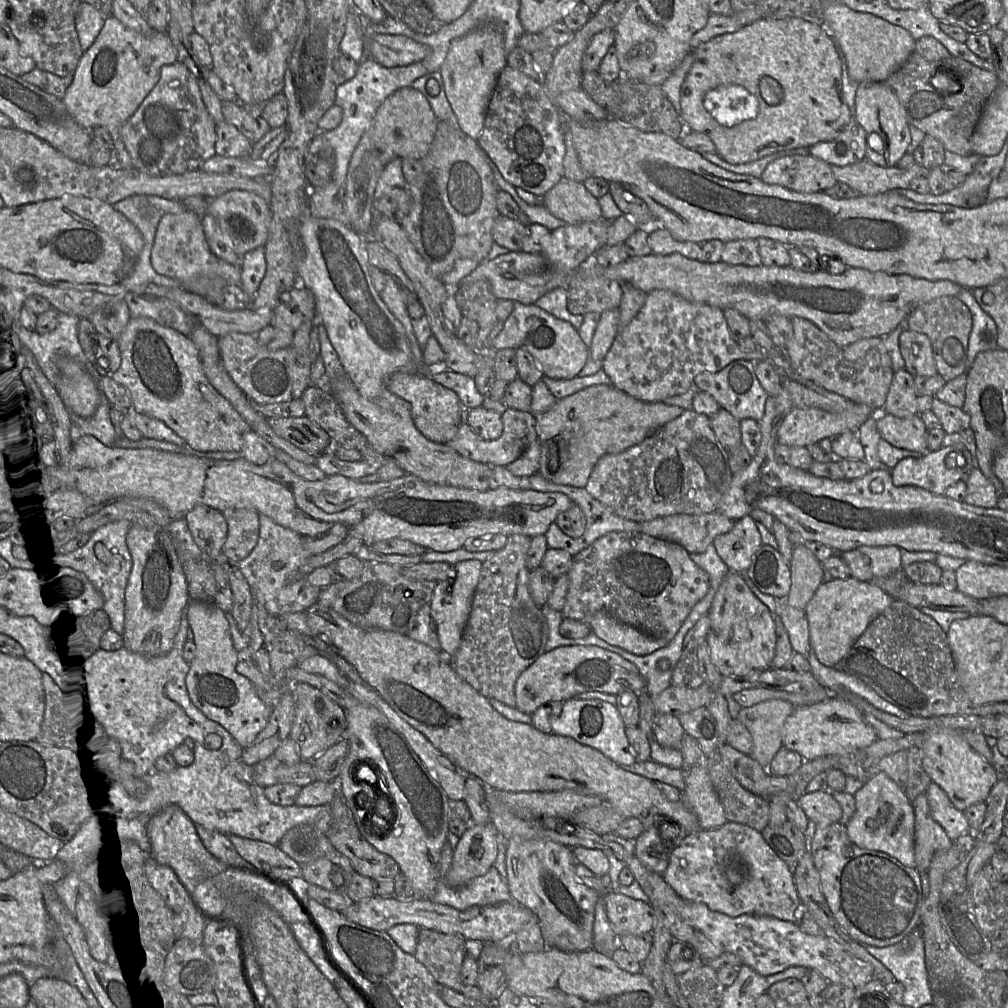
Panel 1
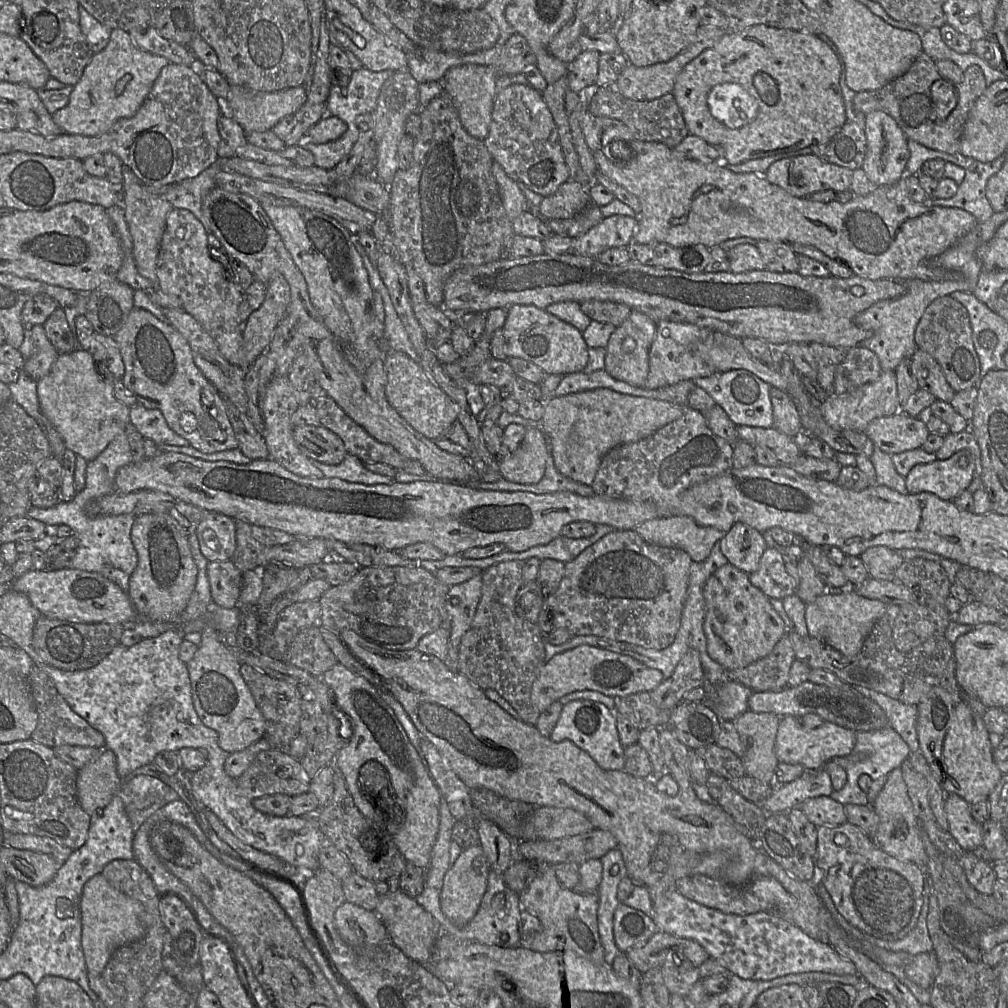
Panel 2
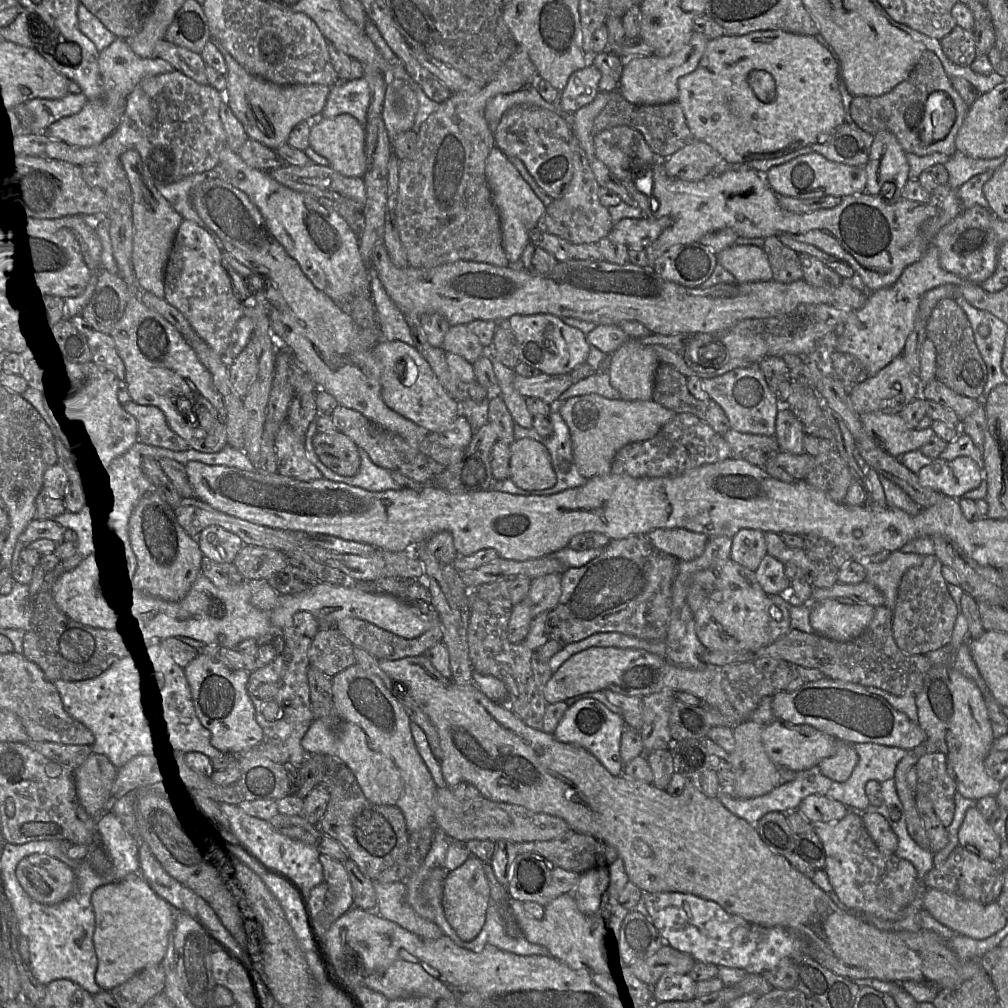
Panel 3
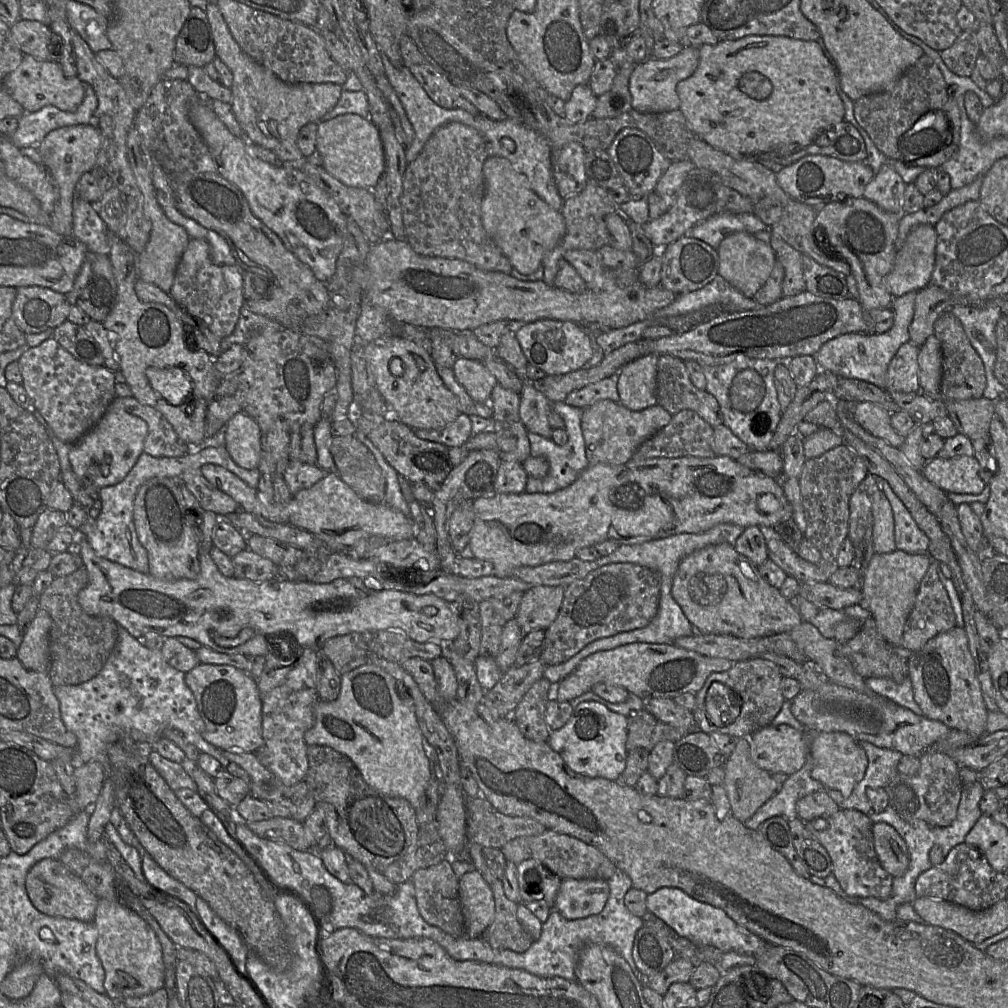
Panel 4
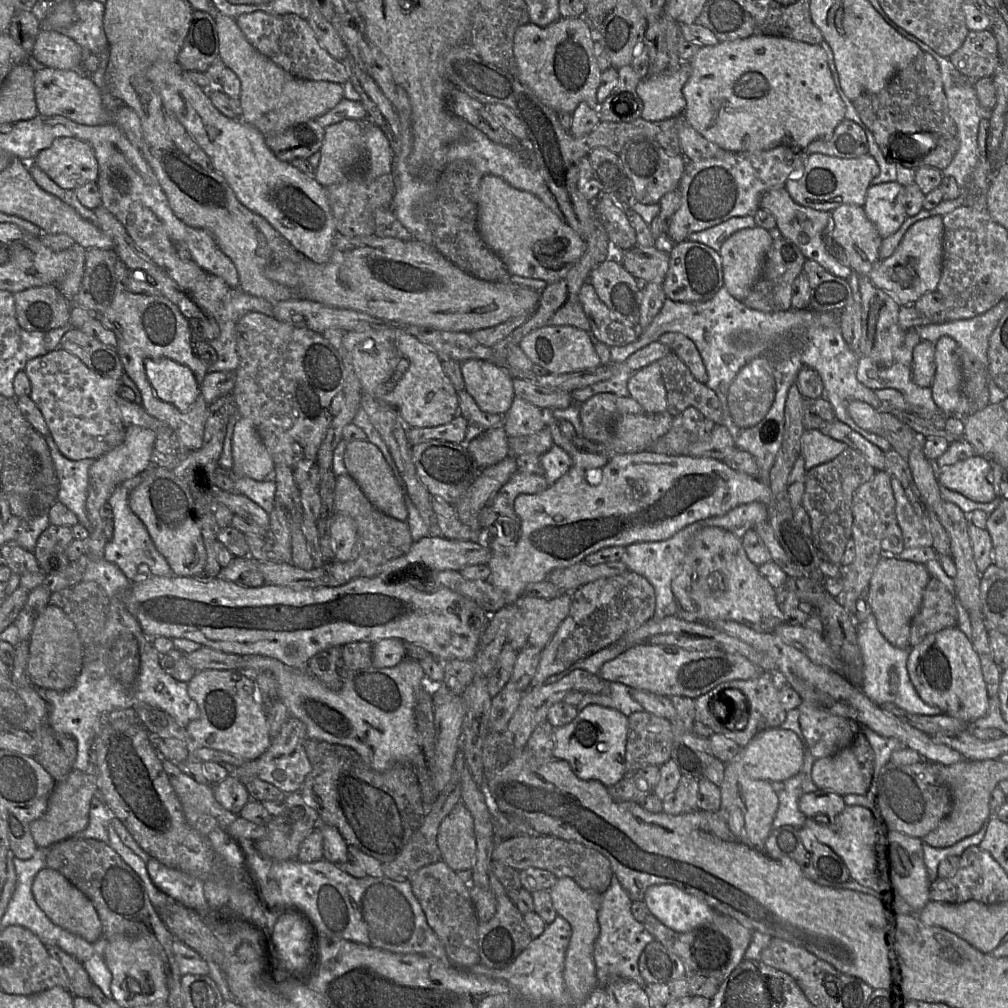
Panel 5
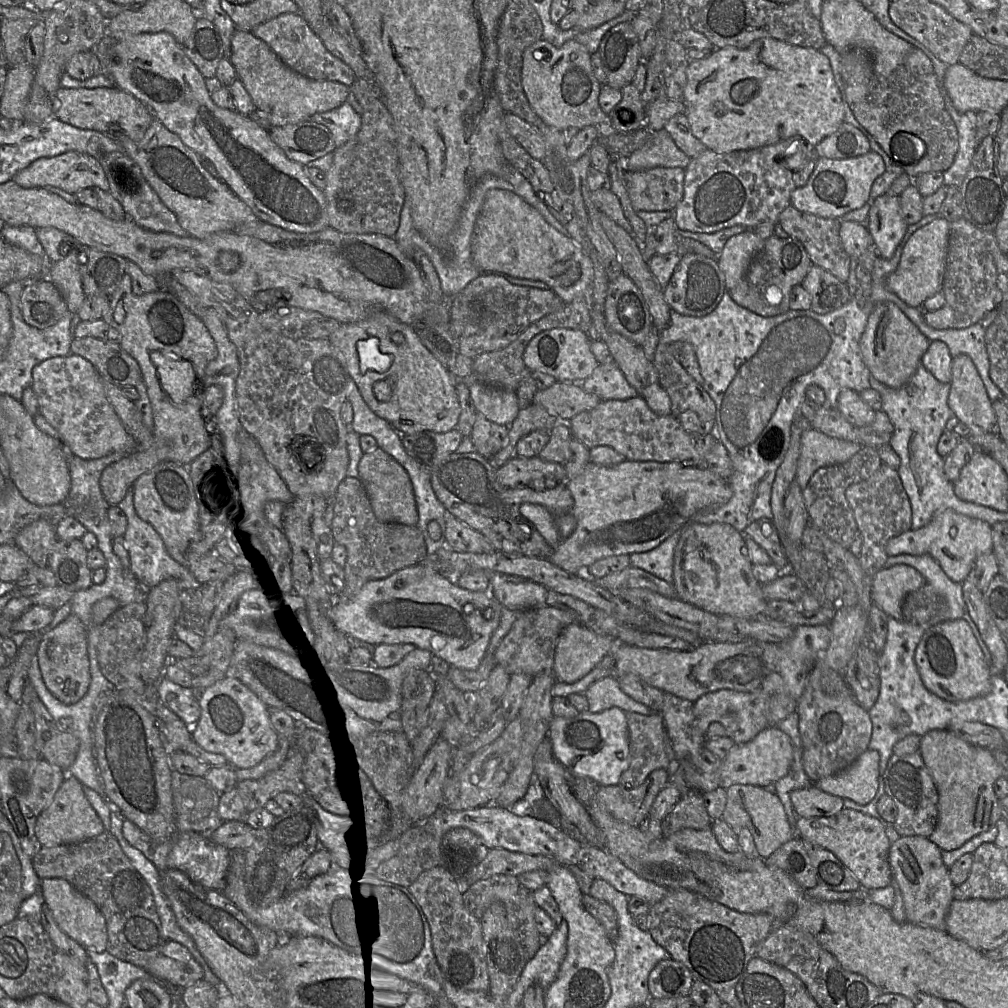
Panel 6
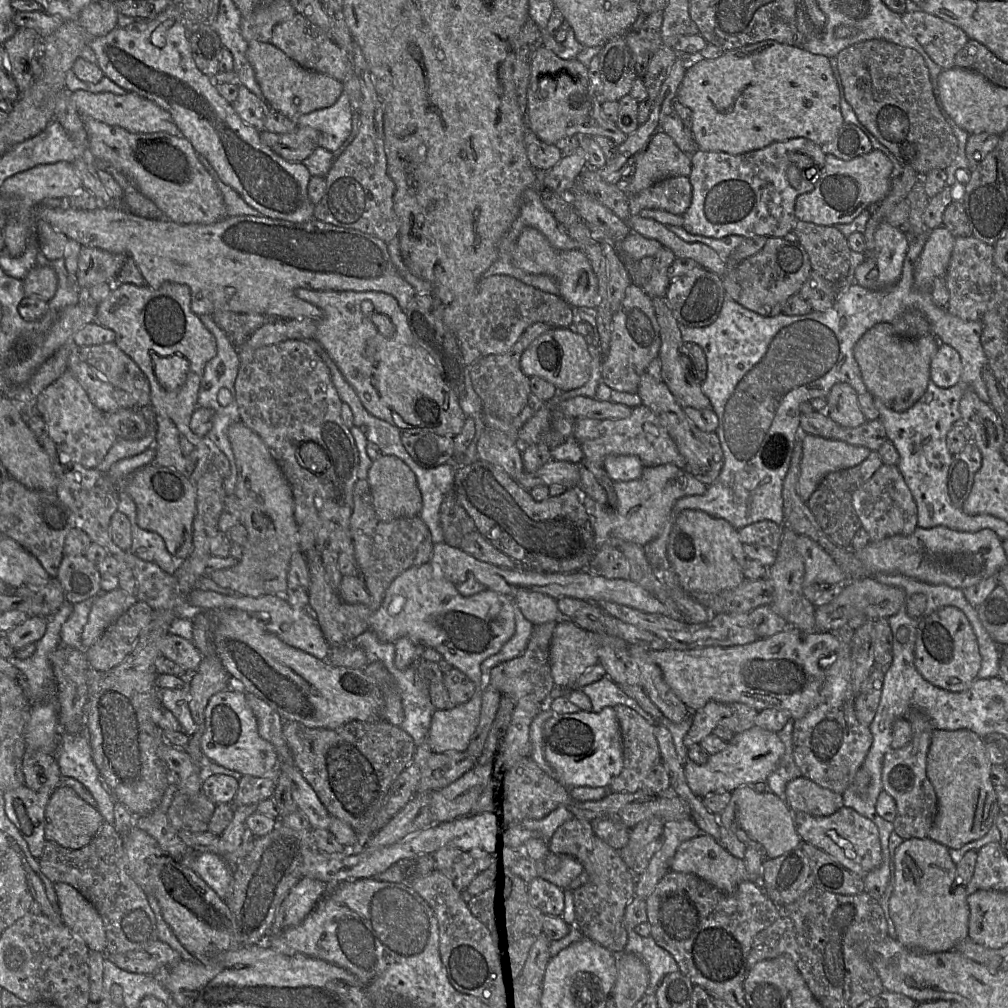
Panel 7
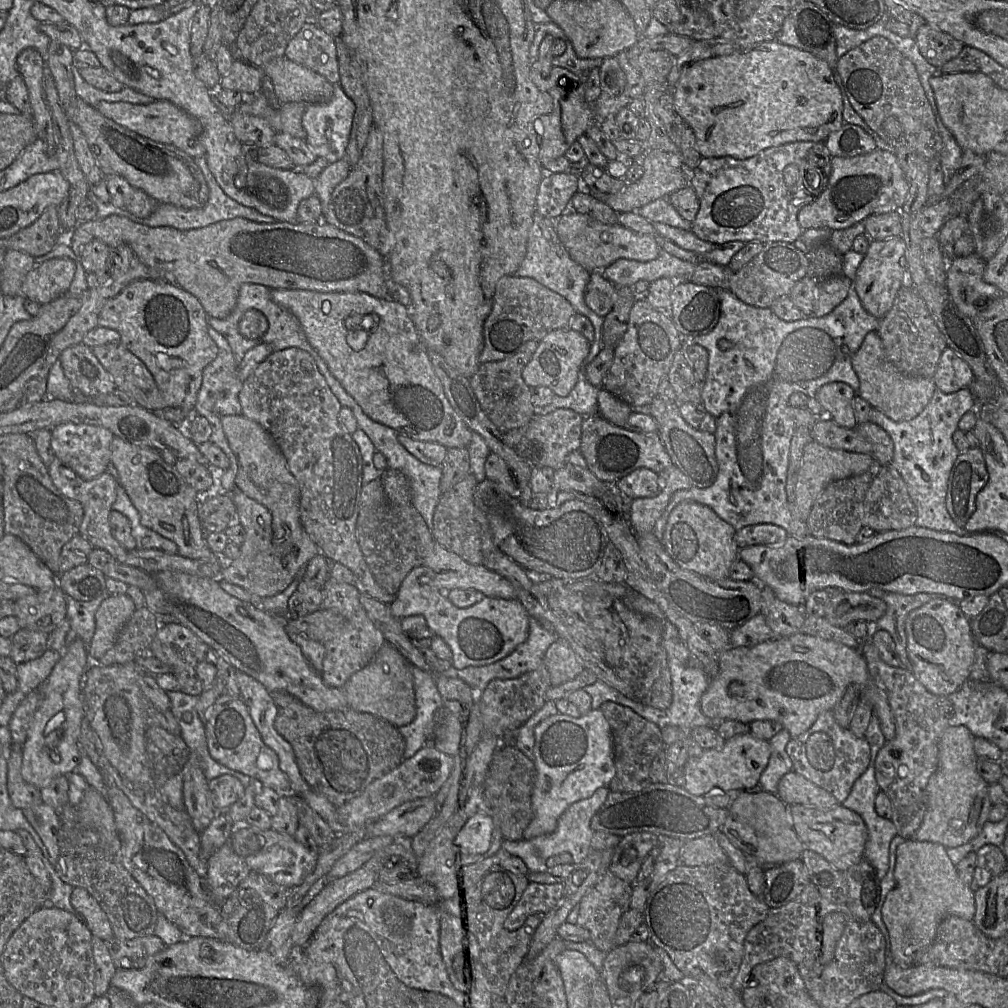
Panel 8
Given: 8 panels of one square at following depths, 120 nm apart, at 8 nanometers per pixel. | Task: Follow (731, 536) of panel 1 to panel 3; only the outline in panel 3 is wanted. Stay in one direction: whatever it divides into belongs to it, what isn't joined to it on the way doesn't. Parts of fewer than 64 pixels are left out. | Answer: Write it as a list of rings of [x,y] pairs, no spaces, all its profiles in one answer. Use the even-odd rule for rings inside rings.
[[[744,528],[732,537],[730,559],[755,571],[767,554],[765,533],[758,529]]]

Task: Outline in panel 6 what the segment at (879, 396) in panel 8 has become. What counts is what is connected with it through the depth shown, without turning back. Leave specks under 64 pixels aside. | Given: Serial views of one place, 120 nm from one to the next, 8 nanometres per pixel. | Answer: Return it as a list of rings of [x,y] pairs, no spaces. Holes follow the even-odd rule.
[[[883,302],[870,313],[859,345],[870,374],[888,387],[899,388],[915,374],[930,340],[894,303]]]

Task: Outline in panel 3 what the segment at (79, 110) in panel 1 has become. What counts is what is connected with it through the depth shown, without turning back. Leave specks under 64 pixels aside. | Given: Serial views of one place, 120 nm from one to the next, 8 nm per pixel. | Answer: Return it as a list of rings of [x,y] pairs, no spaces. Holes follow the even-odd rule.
[[[117,38],[112,44],[99,53],[99,70],[102,76],[104,91],[100,98],[88,100],[77,114],[63,117],[52,123],[44,133],[53,139],[69,145],[89,147],[105,140],[121,122],[129,94],[143,79],[172,72],[175,68],[161,58],[143,58],[133,52],[123,38]]]

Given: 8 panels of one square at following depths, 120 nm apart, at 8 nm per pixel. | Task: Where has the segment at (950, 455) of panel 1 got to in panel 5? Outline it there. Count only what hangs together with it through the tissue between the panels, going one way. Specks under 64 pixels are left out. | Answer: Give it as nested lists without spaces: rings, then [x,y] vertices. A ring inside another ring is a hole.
[[[975,454],[951,466],[936,470],[939,485],[958,492],[975,502],[988,503],[996,498],[993,485],[988,481],[992,463]]]

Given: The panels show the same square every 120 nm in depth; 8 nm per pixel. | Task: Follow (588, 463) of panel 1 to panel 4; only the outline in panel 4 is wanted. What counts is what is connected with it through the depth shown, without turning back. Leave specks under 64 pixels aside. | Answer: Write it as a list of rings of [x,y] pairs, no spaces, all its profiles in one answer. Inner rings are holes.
[[[599,400],[584,408],[581,429],[585,441],[585,452],[589,465],[623,465],[632,459],[637,448],[664,428],[671,420],[664,408],[656,404],[640,411],[632,411],[611,400]]]

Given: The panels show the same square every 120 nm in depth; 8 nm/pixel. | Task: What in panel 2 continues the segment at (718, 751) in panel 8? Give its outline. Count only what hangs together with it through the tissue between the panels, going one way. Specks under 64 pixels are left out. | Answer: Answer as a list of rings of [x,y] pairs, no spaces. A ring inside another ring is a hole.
[[[817,714],[781,717],[775,740],[775,753],[779,762],[800,764],[806,770],[819,770],[829,760],[851,754],[857,732],[824,720]]]

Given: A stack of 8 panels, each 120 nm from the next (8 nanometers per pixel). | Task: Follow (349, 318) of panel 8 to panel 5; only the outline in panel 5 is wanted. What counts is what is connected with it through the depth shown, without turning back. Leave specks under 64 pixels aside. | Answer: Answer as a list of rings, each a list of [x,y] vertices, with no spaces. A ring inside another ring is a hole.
[[[386,327],[345,332],[342,345],[351,357],[363,393],[394,408],[407,428],[436,427],[451,422],[459,414],[457,391],[444,373],[442,361],[402,327]]]

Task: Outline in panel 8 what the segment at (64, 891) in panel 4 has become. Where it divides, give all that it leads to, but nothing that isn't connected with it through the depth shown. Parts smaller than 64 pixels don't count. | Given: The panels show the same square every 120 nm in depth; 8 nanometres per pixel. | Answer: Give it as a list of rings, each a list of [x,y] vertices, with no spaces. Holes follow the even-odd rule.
[[[83,888],[72,890],[71,905],[78,912],[93,936],[103,941],[114,937],[111,925],[96,900]]]

